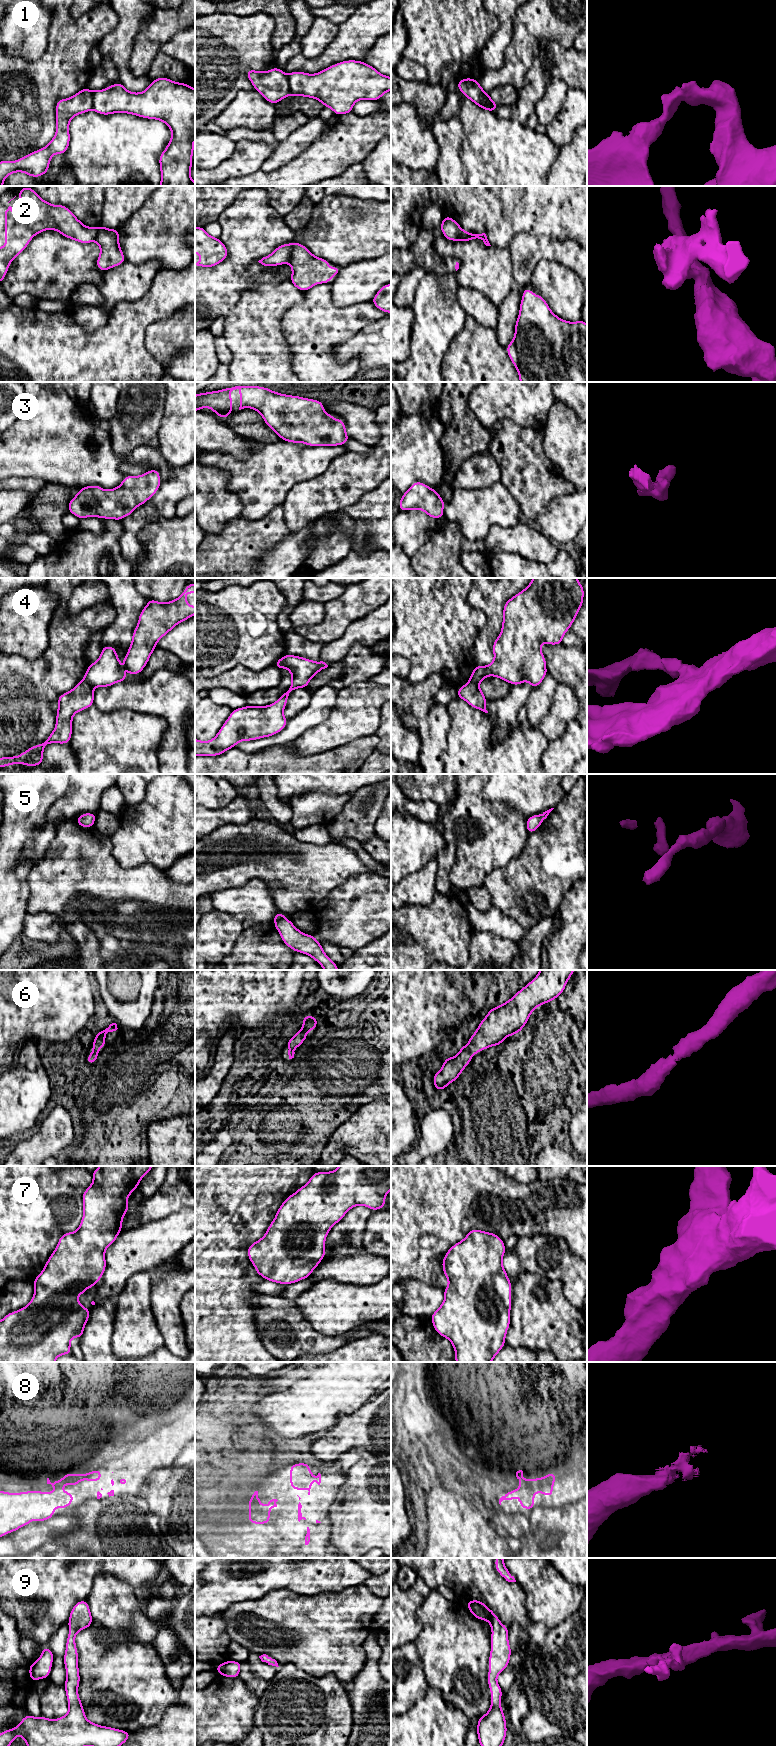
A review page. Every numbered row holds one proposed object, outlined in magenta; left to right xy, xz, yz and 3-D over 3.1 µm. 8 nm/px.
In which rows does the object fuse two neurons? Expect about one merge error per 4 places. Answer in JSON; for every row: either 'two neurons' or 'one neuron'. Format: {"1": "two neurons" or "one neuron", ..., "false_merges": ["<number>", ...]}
{"1": "two neurons", "2": "two neurons", "3": "one neuron", "4": "two neurons", "5": "one neuron", "6": "one neuron", "7": "one neuron", "8": "one neuron", "9": "one neuron", "false_merges": ["1", "2", "4"]}

